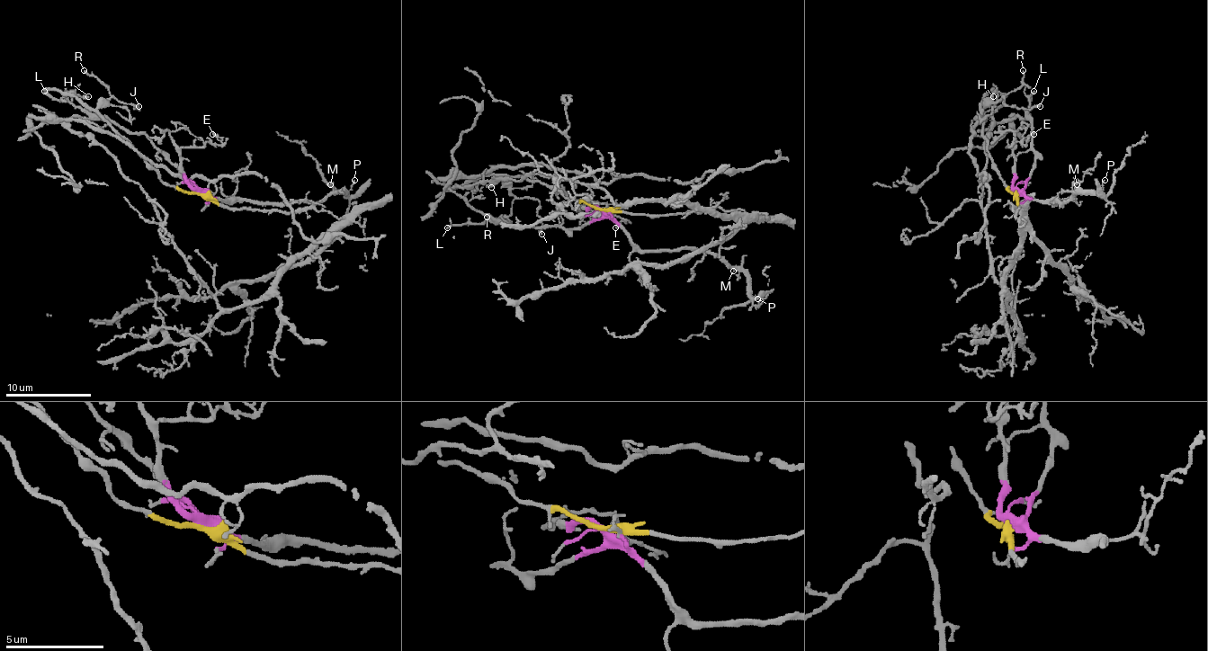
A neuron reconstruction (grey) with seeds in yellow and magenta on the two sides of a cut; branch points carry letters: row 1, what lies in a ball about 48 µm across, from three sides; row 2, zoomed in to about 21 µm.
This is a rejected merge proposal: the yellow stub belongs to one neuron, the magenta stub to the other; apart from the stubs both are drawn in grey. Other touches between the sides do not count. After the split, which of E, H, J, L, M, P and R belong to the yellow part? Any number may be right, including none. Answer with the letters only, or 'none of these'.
H, J, R

